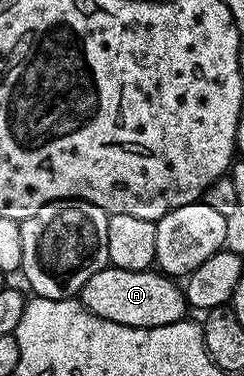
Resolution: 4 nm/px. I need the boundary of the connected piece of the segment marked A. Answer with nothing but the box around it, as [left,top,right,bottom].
[78,268,190,326]

